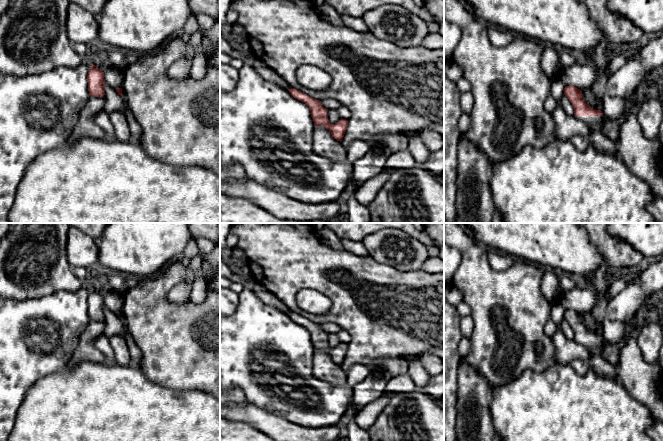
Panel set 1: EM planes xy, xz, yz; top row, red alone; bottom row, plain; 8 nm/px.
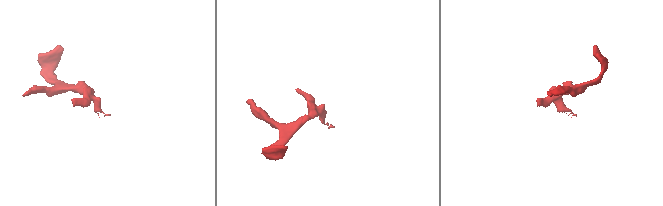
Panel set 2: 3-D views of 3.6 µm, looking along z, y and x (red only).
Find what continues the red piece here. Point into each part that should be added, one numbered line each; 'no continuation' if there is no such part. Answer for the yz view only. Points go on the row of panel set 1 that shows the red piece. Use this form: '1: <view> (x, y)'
1: yz (599, 140)

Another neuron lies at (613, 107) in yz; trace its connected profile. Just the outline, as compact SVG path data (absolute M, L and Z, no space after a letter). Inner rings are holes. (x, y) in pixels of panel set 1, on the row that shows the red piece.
M605 94L603 97L603 115L609 120L617 120L624 112L627 101L624 98L611 97Z

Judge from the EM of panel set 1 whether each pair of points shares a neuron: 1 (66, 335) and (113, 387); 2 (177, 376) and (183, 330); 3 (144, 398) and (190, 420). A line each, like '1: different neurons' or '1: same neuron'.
1: different neurons
2: same neuron
3: same neuron

